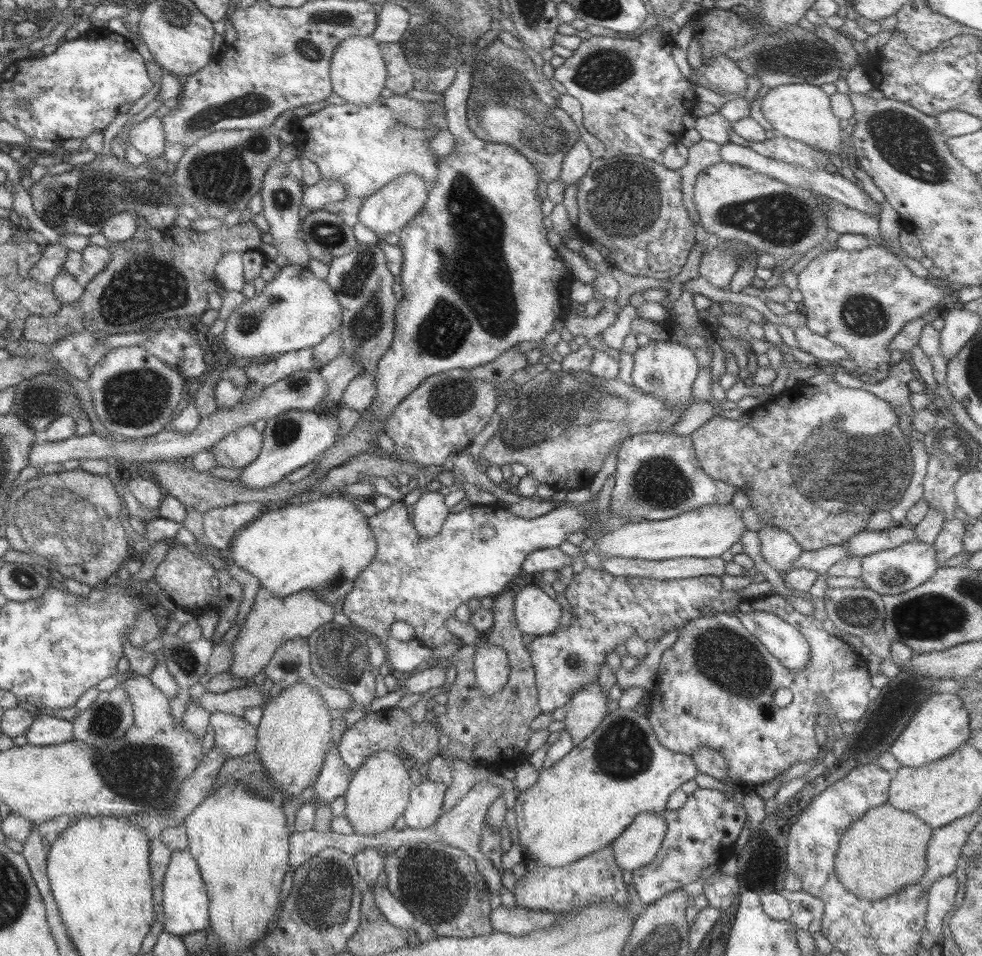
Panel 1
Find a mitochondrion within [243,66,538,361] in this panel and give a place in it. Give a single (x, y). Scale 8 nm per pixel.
(367, 324)

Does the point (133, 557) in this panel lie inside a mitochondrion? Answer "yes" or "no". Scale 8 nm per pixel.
no

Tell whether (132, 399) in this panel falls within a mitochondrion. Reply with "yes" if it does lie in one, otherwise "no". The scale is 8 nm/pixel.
yes

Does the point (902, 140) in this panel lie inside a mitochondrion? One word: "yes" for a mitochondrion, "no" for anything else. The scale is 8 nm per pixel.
yes

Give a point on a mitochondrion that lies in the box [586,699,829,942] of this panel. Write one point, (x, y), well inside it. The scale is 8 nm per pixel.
(623, 752)

